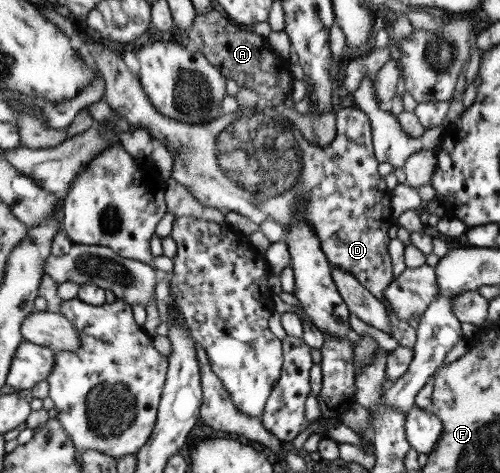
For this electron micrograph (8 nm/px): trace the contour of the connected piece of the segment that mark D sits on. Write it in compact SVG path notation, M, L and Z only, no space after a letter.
M82 40L79 46L83 48L90 63L99 70L105 82L104 95L110 110L134 128L146 128L155 142L168 144L168 150L174 156L168 178L188 189L188 192L204 206L222 209L225 212L238 212L258 225L270 219L284 230L295 210L296 196L296 205L302 203L305 206L305 219L313 228L312 234L316 236L329 266L349 272L374 298L383 302L389 335L397 340L400 346L414 346L414 328L409 326L406 320L398 318L383 297L383 290L392 280L390 257L386 249L390 240L387 230L393 220L390 208L391 190L386 187L383 176L376 171L379 162L373 155L370 121L365 112L349 102L335 108L335 135L326 147L308 144L295 127L284 122L269 108L262 106L252 111L242 111L238 108L234 113L222 113L218 118L202 124L184 124L162 116L150 105L139 81L130 75L130 71L122 62L124 56L91 41Z

